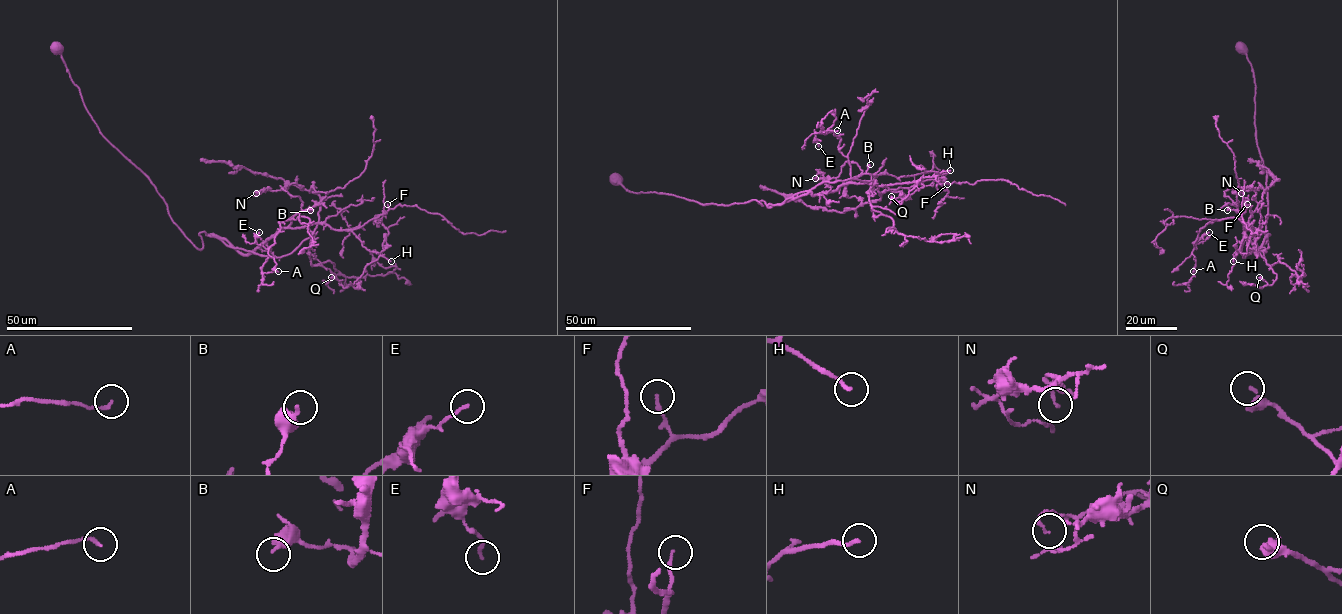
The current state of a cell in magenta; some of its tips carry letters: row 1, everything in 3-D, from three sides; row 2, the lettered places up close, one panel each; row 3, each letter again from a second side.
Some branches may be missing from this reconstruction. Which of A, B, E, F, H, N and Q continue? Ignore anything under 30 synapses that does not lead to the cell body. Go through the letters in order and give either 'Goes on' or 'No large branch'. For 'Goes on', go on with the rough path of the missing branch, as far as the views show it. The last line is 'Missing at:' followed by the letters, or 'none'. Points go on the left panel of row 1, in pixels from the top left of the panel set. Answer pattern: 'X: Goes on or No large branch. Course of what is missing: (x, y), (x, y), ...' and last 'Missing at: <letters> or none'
A: No large branch
B: No large branch
E: No large branch
F: No large branch
H: Goes on. Course of what is missing: (391, 261), (422, 252), (429, 262), (446, 270), (444, 275)
N: No large branch
Q: No large branch
Missing at: H

